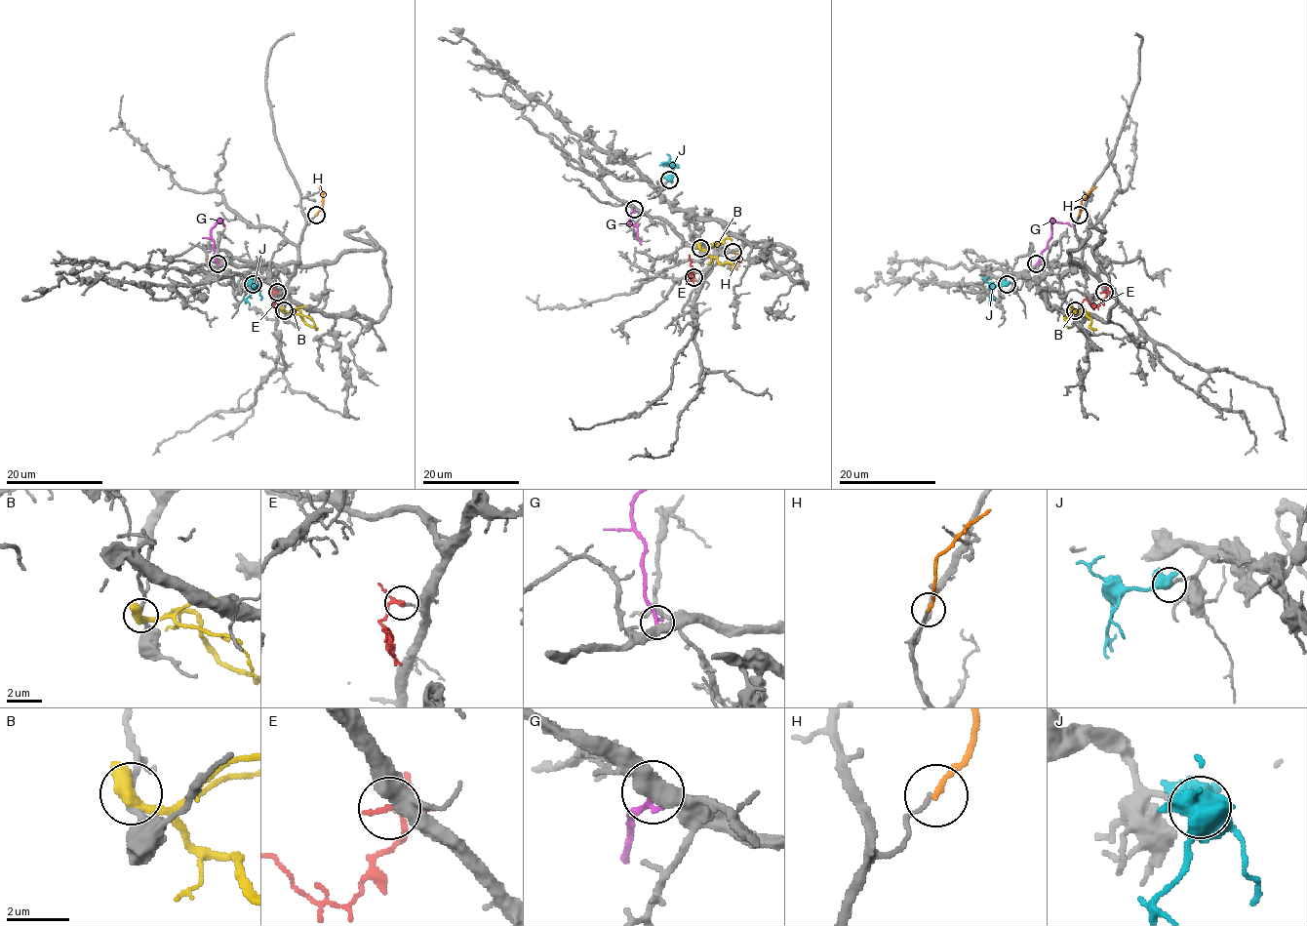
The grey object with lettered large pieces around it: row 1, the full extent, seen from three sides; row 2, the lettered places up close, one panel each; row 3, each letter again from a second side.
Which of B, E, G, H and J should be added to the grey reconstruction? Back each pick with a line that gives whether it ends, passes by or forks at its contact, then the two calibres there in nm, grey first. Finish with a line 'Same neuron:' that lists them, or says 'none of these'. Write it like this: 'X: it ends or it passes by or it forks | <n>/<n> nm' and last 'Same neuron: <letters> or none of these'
E: it forks | 160/130 nm
J: it passes by | 200/550 nm
Same neuron: E, J

